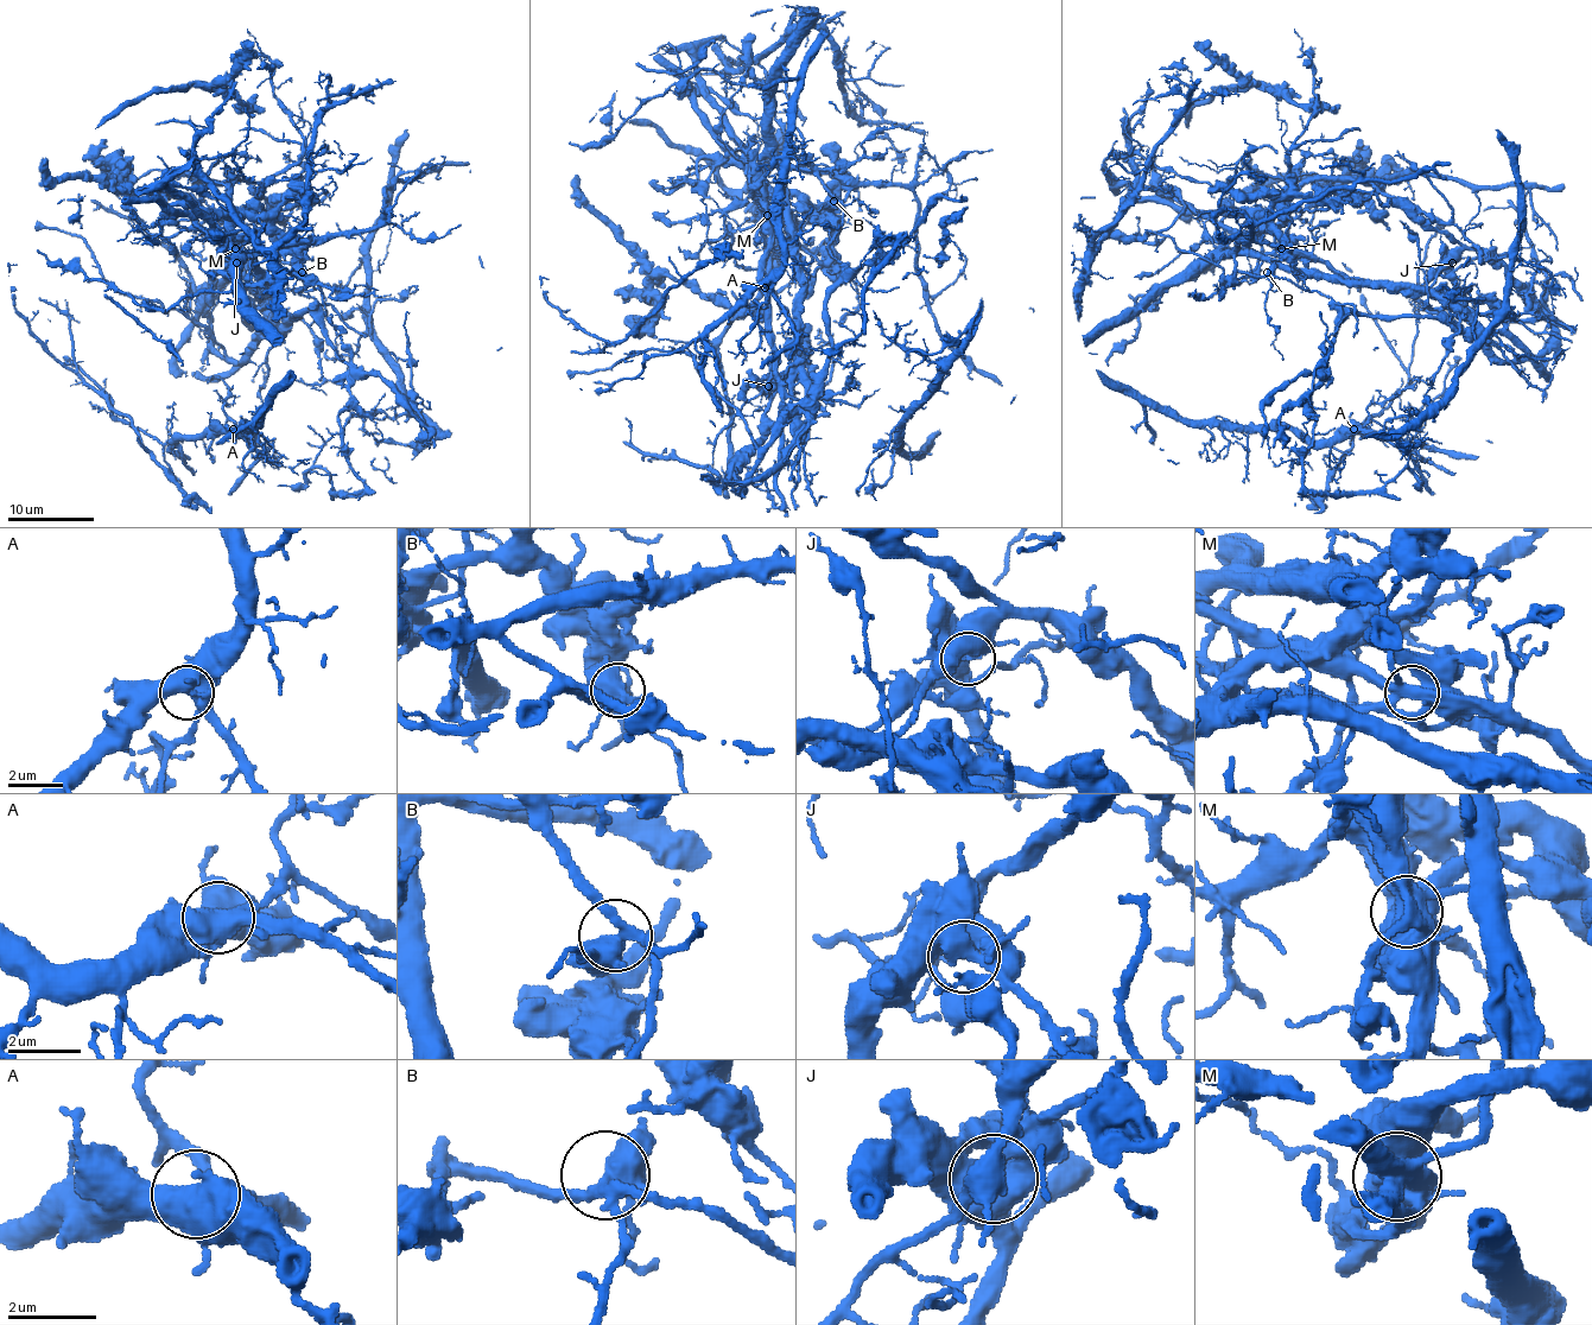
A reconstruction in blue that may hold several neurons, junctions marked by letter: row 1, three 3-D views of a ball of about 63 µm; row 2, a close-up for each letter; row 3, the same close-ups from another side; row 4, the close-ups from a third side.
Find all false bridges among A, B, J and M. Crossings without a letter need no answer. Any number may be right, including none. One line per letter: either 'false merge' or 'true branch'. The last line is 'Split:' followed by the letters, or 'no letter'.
A: true branch
B: true branch
J: false merge
M: false merge
Split: J, M

